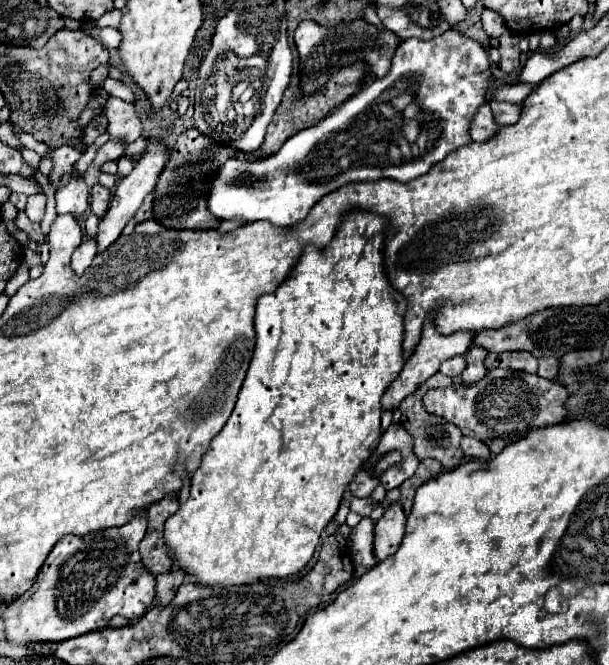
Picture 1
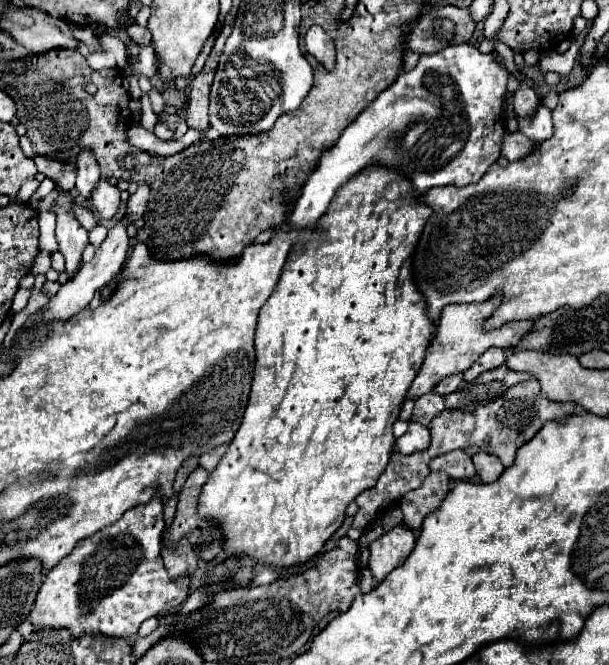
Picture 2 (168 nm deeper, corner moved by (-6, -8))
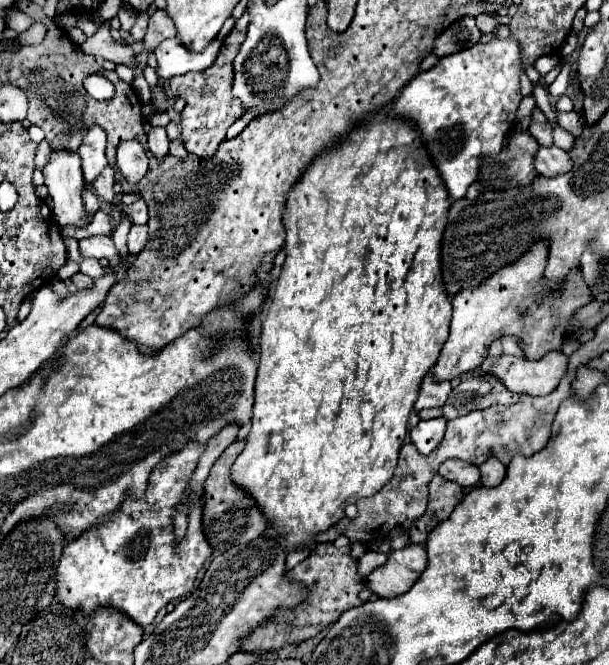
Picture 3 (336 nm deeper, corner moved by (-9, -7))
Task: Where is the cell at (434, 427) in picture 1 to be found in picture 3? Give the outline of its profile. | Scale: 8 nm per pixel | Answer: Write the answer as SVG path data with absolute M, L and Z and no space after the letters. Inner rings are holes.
M449 459L439 467L439 475L447 481L453 481L461 487L475 487L479 483L479 467L459 461L459 459Z

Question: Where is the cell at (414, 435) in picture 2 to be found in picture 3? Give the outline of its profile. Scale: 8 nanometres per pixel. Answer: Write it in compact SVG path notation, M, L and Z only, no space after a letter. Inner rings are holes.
M431 419L431 421L419 421L413 429L411 429L411 443L417 447L417 451L421 455L429 455L433 449L437 449L437 445L443 441L447 429L447 419Z

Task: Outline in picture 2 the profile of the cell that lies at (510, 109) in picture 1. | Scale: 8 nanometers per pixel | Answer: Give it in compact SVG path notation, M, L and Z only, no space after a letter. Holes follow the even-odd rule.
M538 106L532 116L518 116L518 132L528 136L534 142L542 142L552 136L552 116L550 110L544 106Z

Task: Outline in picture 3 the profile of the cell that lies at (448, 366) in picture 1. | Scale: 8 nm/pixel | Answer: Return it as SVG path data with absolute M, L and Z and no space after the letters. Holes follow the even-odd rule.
M429 373L421 385L419 399L415 403L415 411L419 413L421 409L427 409L427 407L443 407L449 393L451 393L451 383L449 381L435 381L433 373Z

